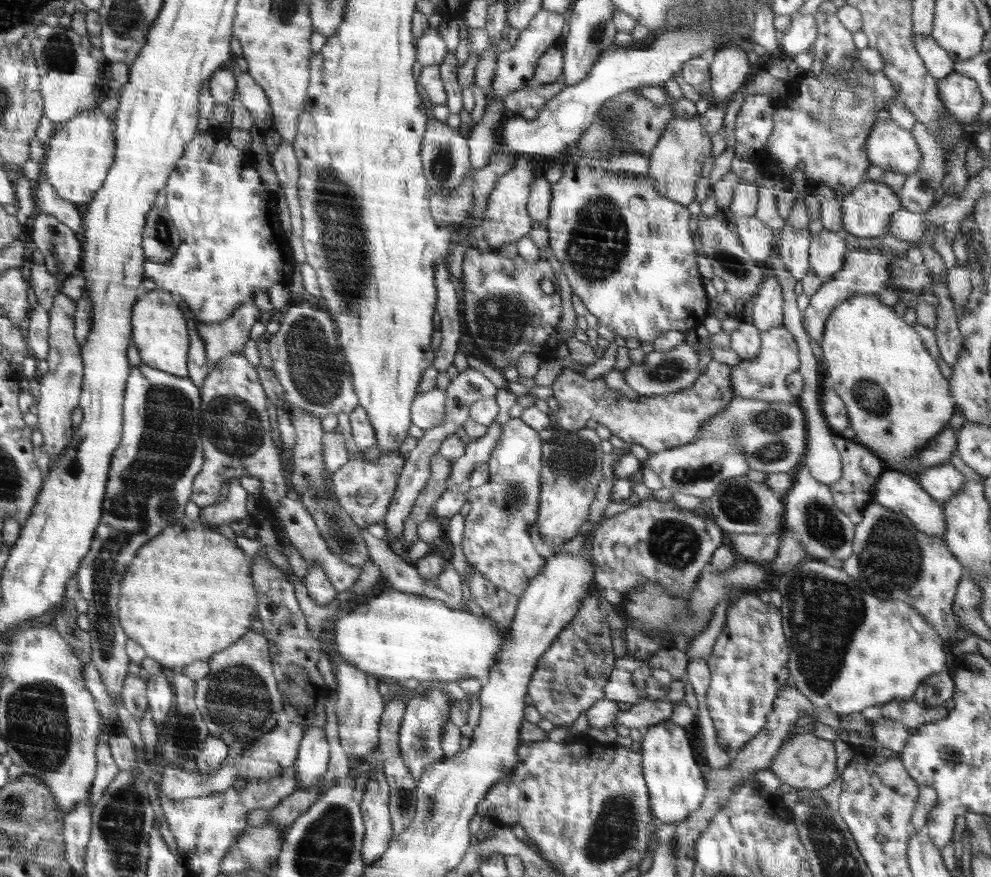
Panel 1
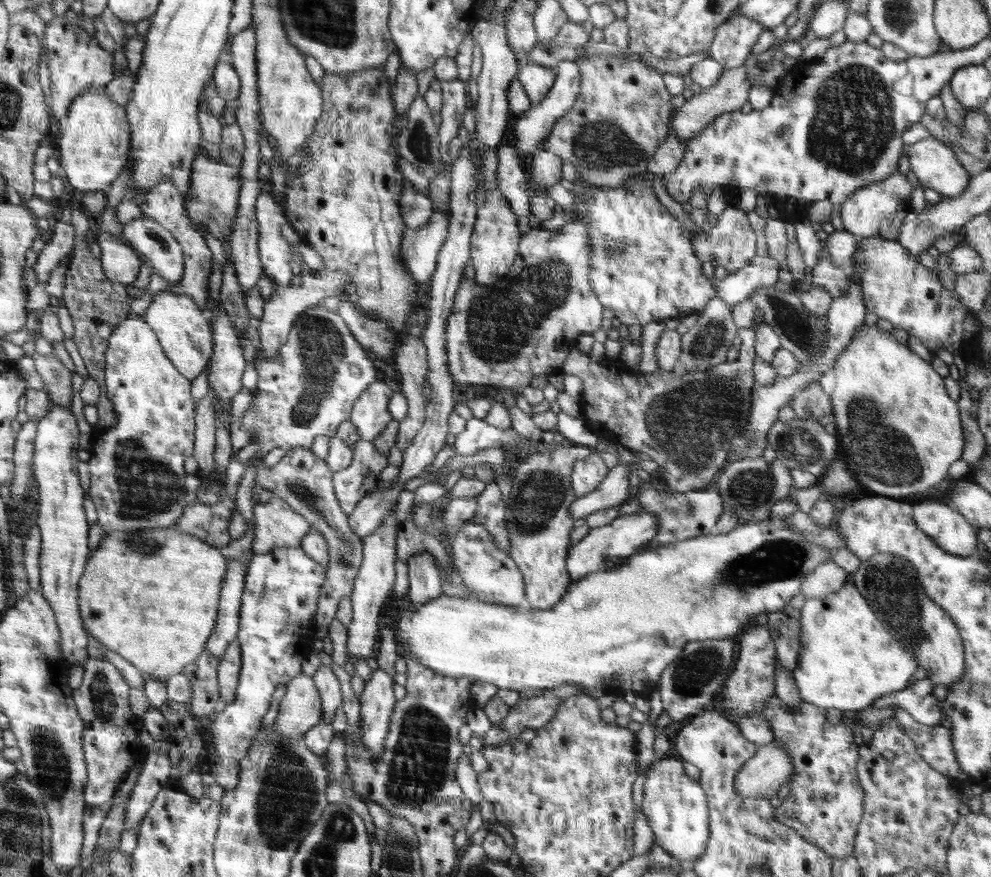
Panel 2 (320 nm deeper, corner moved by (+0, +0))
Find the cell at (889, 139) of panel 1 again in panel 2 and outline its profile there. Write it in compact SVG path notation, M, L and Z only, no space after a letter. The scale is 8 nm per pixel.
M930 136L910 144L906 156L910 170L919 180L918 186L933 188L944 197L964 194L972 176L943 142Z

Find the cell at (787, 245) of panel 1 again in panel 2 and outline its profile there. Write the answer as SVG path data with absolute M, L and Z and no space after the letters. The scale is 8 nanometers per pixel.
M758 255L744 269L728 273L722 280L715 277L715 267L712 263L706 262L704 270L709 279L713 280L717 298L733 308L748 297L752 297L753 291L757 288L774 285L779 280L778 273L783 265L783 262L774 260L770 256Z

